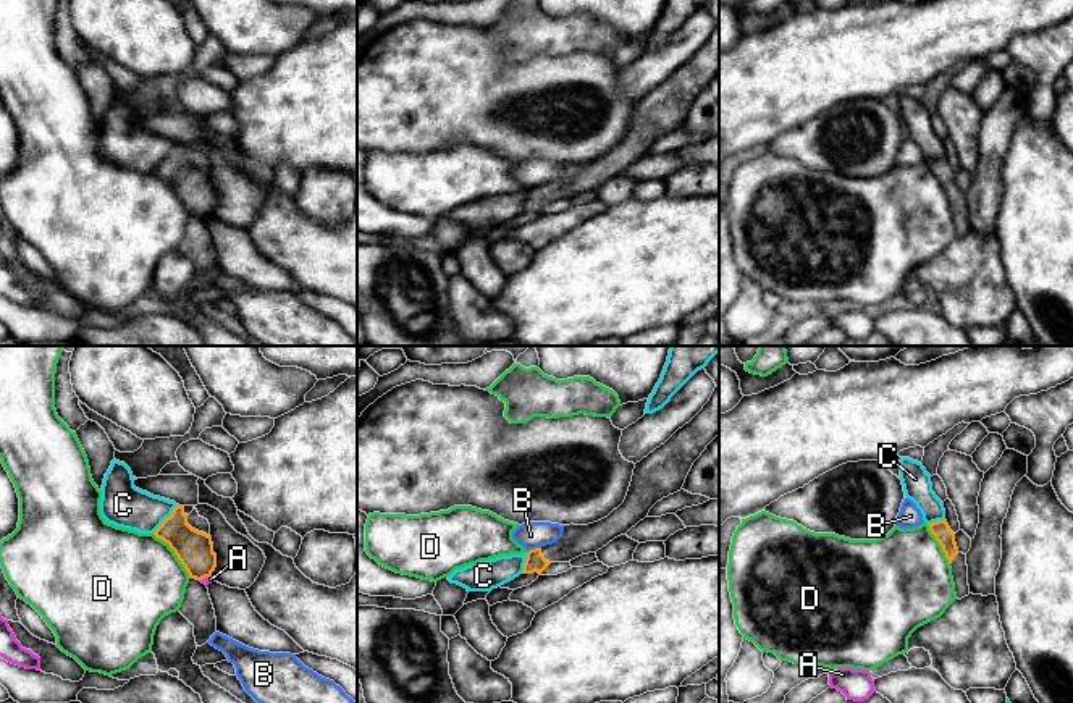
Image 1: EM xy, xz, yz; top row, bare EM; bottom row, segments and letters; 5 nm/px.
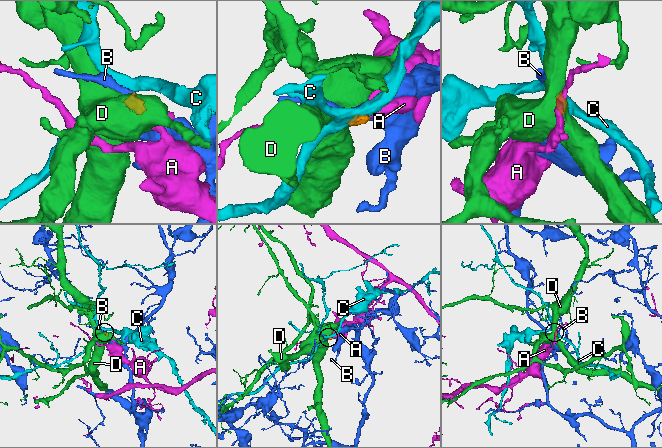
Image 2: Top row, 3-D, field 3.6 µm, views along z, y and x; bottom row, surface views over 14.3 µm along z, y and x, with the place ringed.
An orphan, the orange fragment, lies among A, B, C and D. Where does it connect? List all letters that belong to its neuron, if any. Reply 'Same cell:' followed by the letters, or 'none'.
Same cell: none

